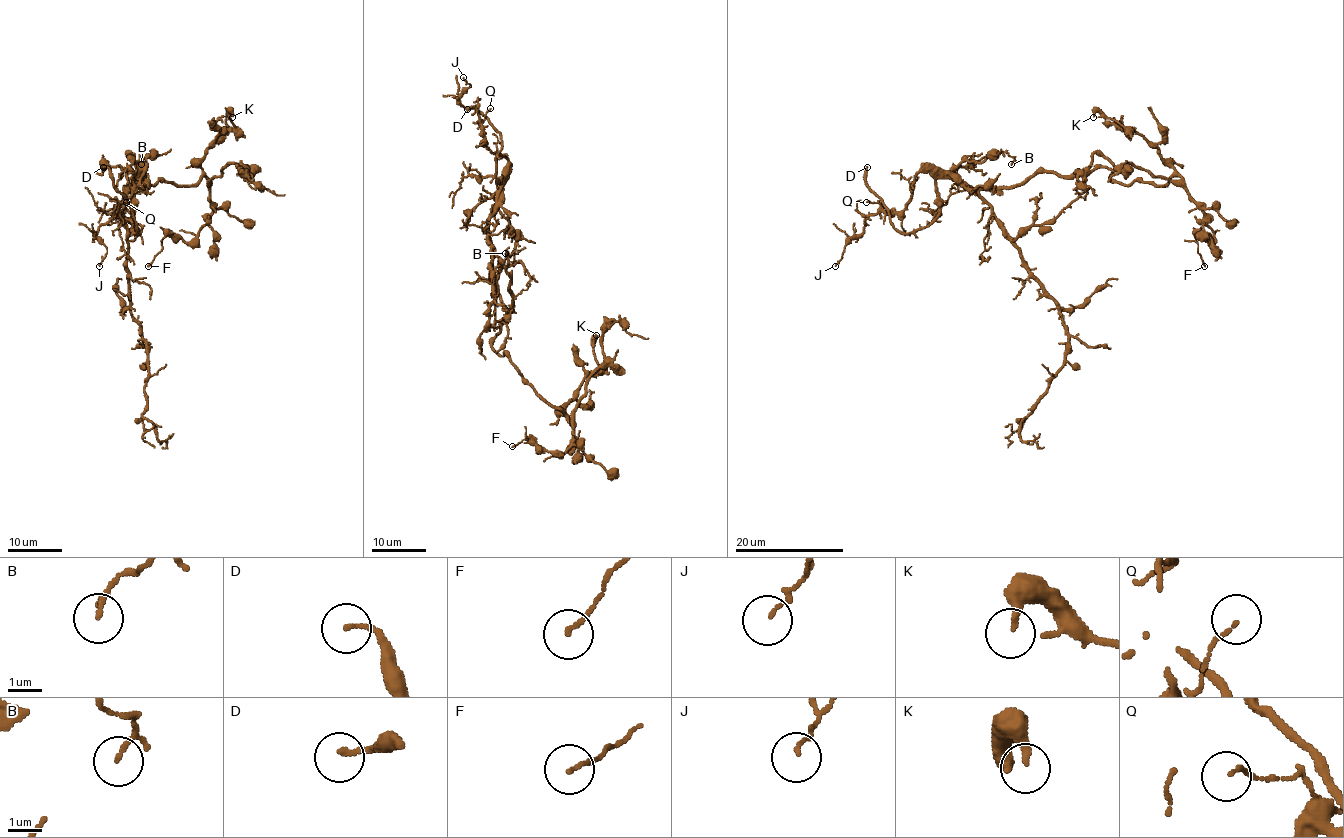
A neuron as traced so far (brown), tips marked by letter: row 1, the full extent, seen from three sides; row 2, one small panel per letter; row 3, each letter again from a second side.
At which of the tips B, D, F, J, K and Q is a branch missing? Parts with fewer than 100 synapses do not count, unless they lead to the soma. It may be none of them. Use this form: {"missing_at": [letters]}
{"missing_at": ["D"]}

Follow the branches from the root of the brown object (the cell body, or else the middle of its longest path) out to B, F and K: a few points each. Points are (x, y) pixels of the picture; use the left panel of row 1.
B: (129, 172), (129, 187), (125, 187), (132, 183), (132, 163), (145, 161), (151, 152), (141, 164)
F: (129, 172), (142, 175), (132, 153), (149, 184), (208, 180), (210, 220), (190, 241), (166, 236), (148, 266)
K: (129, 172), (142, 175), (132, 153), (149, 184), (194, 184), (232, 117)

